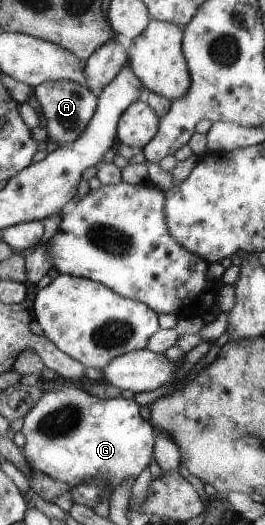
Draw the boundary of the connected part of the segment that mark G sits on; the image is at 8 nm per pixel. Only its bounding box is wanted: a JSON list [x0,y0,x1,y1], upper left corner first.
[19,383,156,490]

